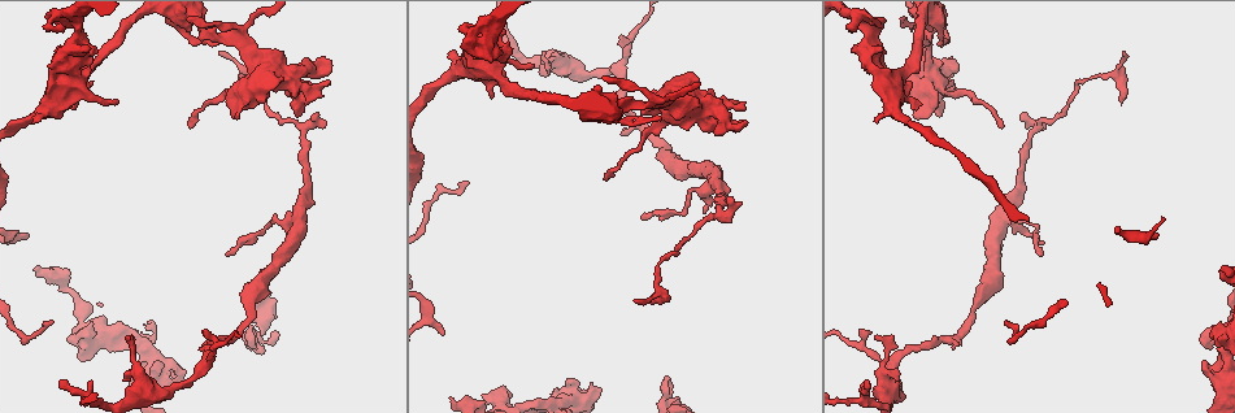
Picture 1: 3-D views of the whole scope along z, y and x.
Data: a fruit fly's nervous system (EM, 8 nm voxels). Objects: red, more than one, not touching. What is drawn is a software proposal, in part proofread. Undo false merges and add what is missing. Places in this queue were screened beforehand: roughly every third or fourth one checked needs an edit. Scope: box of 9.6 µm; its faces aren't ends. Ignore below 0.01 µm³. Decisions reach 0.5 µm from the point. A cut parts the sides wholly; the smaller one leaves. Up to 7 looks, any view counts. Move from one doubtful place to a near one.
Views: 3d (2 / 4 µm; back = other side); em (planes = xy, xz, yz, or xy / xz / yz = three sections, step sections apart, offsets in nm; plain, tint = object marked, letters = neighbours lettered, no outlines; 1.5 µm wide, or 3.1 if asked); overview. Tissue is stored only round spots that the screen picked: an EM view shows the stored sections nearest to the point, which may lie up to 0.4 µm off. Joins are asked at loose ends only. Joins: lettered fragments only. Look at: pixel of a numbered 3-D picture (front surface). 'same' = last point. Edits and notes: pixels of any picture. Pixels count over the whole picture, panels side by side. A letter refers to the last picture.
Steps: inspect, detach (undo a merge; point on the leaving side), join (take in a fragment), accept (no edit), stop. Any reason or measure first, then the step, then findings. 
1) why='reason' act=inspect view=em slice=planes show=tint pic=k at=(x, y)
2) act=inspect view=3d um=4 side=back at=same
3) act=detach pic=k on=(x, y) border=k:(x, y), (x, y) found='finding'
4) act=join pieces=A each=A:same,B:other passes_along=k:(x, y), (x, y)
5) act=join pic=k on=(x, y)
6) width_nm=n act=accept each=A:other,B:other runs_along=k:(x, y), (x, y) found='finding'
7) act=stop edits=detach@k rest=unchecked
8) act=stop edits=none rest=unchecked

why='tapers out' act=inspect view=3d um=2 pic=1 at=(622, 130)

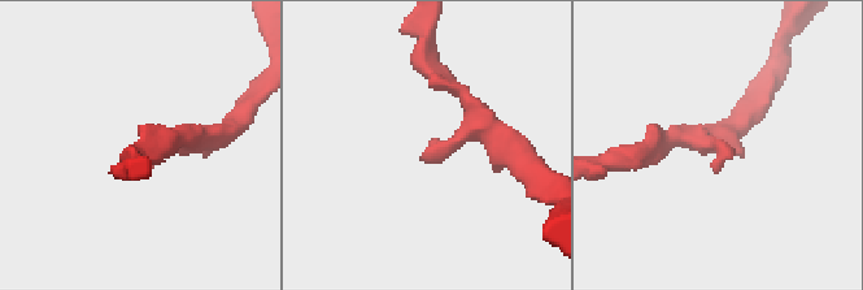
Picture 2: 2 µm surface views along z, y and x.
why='shape alone is not enough' act=inspect view=em slice=planes show=letters pic=2 at=(436, 144)

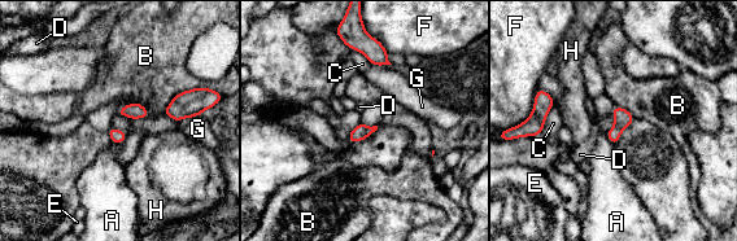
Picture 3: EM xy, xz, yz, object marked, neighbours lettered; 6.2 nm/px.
act=accept each=A:other,B:other,C:other,D:other,E:other,F:other,G:other,H:other border=3:(605, 134), (613, 145) found='no lettered fragment goes on from it'

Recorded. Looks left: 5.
act=inspect view=3d um=4 side=back pic=1 at=(124, 379)

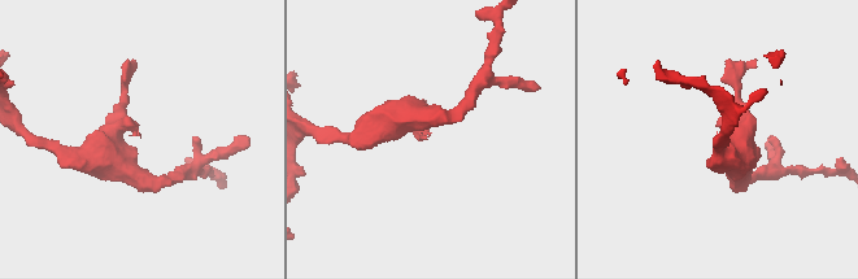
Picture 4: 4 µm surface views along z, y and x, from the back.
why='now the EM' act=inspect view=em slice=planes show=letters pic=4 at=(428, 133)

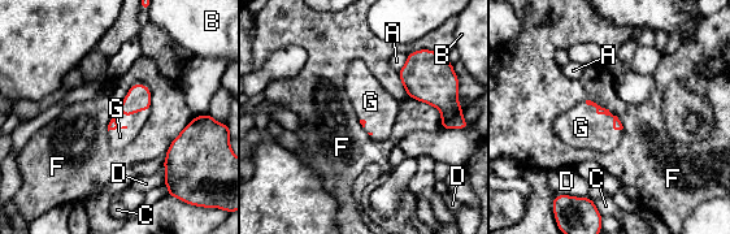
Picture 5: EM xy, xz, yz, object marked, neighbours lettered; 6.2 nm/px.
longest_contact=F:460nm act=join pieces=G each=A:other,B:other,C:other,D:other,F:other,G:same passes_along=5:(617, 125), (605, 115), (581, 128) found='it goes on there'

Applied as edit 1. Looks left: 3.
why='redraw' act=inspect view=overview

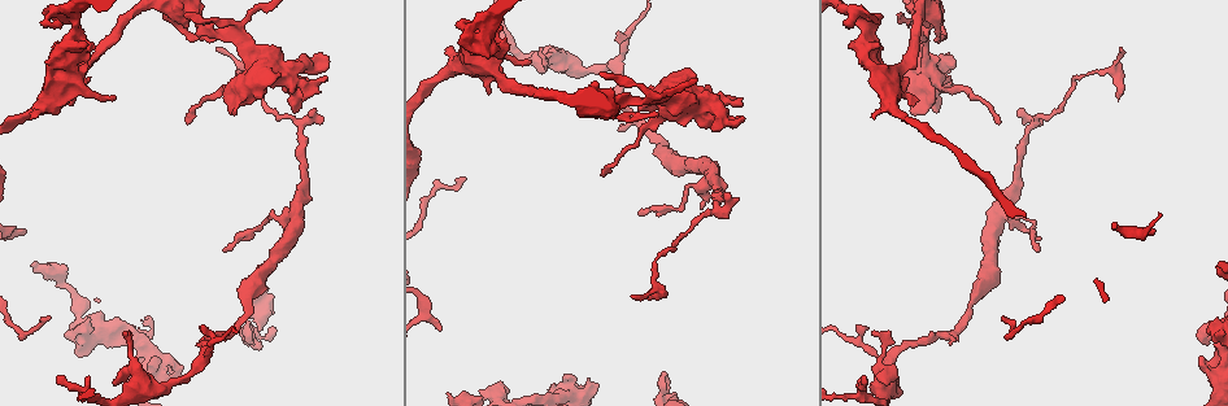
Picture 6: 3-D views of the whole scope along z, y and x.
why='branch stops here' act=inspect view=em slice=planes show=letters pic=6 at=(251, 341)

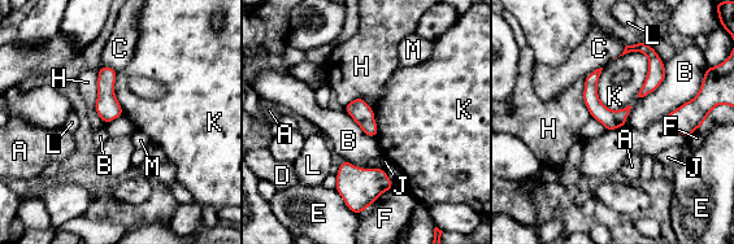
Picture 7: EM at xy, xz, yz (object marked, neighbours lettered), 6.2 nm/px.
longest_contact=H:340nm act=accept each=A:other,B:other,C:other,D:other,E:other,F:other,H:other,J:other,K:other,L:other,M:other border=7:(630, 51), (647, 57), (637, 96) found='none of them fits'

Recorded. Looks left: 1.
act=stop edits=join@5 rest=unchecked

